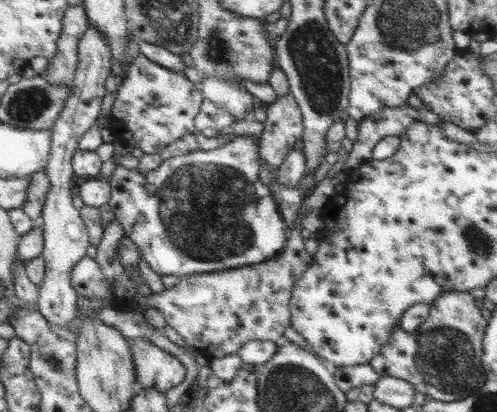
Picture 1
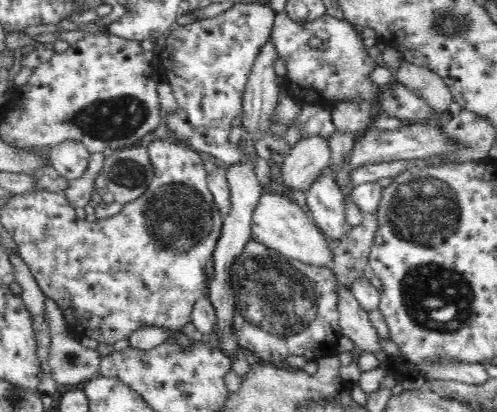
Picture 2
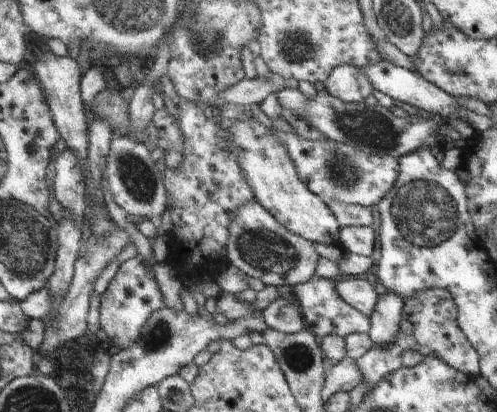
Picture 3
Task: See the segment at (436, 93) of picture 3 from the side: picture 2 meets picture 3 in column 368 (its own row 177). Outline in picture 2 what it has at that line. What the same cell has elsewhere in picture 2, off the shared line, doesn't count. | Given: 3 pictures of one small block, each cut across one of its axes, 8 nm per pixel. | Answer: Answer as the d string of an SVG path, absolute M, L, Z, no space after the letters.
M64 140L50 148L50 160L54 164L54 170L66 180L80 178L88 168L86 166L88 158L90 158L90 152L78 140Z

